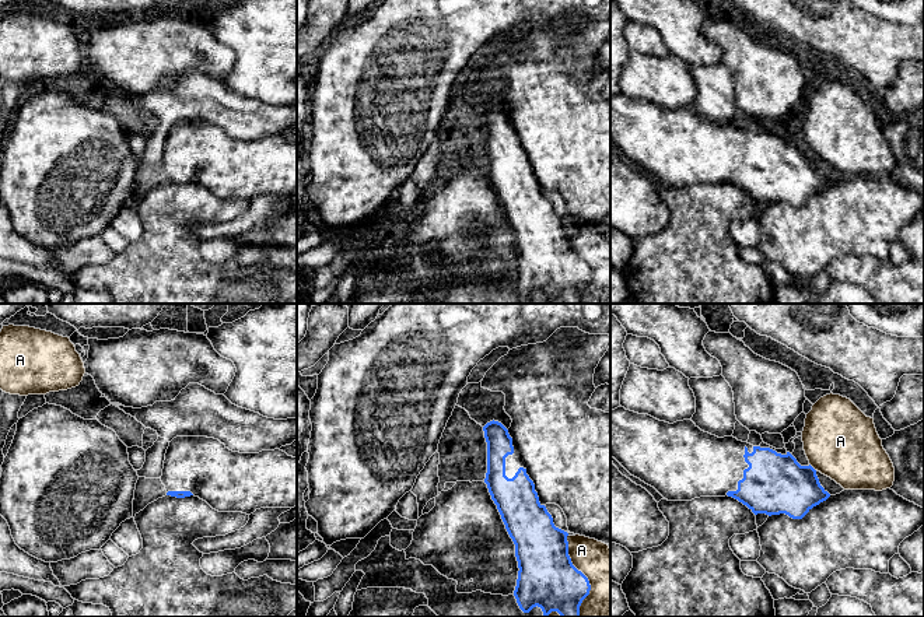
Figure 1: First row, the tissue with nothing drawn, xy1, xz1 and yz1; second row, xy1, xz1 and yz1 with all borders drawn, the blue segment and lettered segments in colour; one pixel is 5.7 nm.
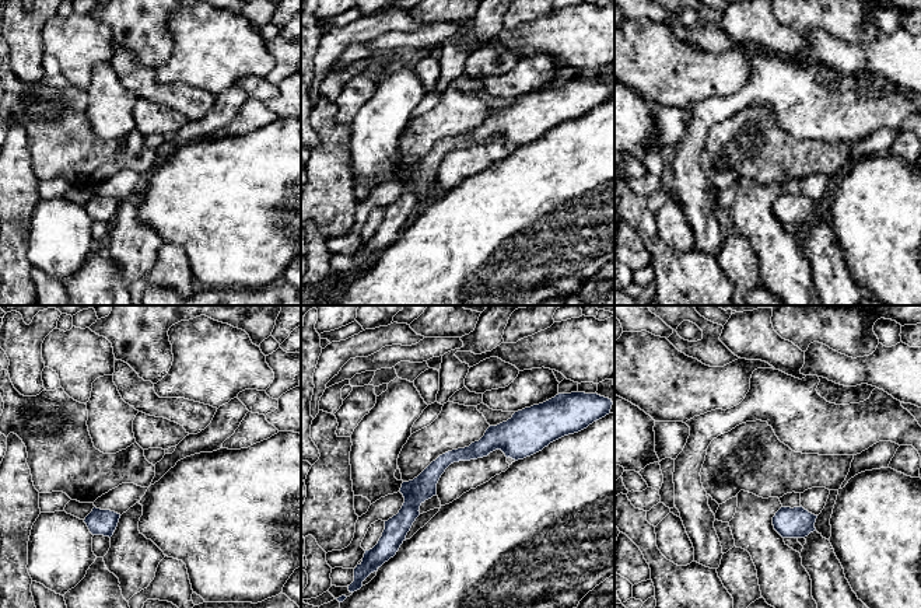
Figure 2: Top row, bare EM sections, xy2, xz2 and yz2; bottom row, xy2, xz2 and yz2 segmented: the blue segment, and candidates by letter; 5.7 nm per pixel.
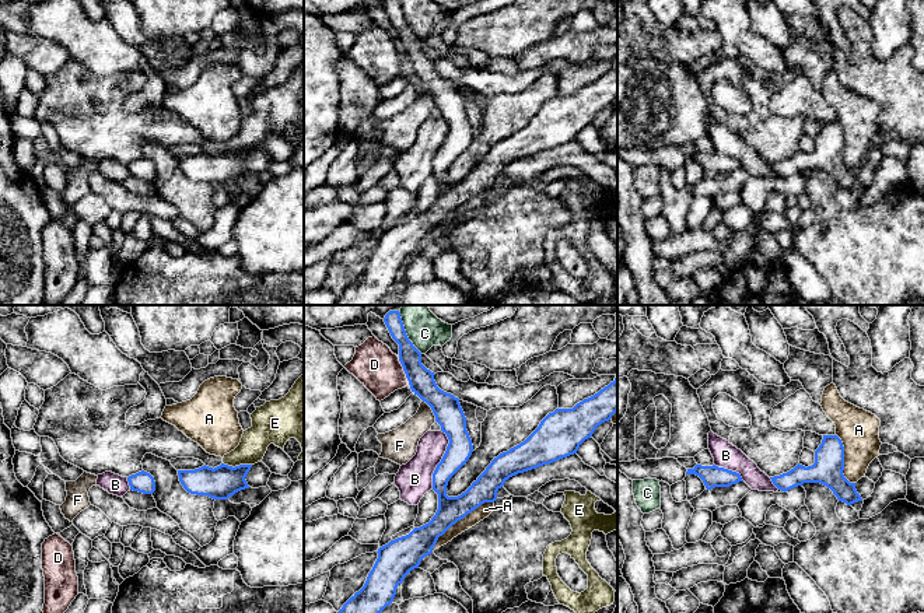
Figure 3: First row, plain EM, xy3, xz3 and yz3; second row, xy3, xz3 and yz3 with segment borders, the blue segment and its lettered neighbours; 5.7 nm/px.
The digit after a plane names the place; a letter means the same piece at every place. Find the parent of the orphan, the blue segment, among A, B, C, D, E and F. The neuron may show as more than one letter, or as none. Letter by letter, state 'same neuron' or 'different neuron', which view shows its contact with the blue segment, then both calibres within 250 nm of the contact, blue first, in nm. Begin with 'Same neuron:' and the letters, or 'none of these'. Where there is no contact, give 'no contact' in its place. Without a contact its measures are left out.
Same neuron: none of these
A: different neuron; meets blue in xz1; 340 nm thick on the blue side, 300 nm on the other
B: different neuron; meets blue in xz3; 160 nm thick on the blue side, 200 nm on the other
C: different neuron; meets blue in xz3; 130 nm thick on the blue side, 200 nm on the other
D: different neuron; meets blue in xz3; 150 nm thick on the blue side, 240 nm on the other
E: different neuron; meets blue in xy3; 190 nm thick on the blue side, 160 nm on the other
F: different neuron; meets blue in xz3; 160 nm thick on the blue side, 170 nm on the other

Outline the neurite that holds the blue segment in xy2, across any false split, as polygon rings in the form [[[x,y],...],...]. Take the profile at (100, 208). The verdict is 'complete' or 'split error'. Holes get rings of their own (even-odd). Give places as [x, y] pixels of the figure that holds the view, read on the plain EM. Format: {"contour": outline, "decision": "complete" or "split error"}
{"contour": [[[94,193],[85,203],[84,209],[92,221],[104,221],[111,224],[118,213],[119,205],[120,200],[115,198]]], "decision": "complete"}

